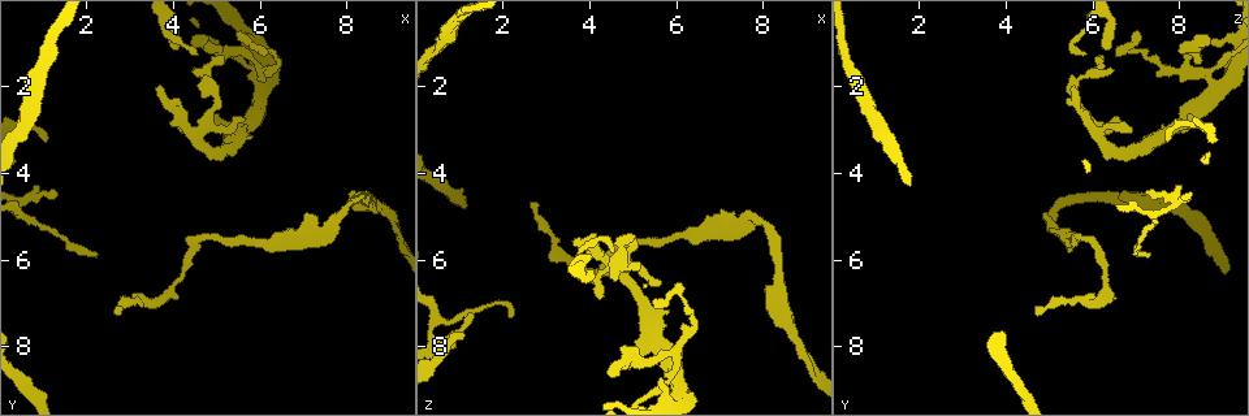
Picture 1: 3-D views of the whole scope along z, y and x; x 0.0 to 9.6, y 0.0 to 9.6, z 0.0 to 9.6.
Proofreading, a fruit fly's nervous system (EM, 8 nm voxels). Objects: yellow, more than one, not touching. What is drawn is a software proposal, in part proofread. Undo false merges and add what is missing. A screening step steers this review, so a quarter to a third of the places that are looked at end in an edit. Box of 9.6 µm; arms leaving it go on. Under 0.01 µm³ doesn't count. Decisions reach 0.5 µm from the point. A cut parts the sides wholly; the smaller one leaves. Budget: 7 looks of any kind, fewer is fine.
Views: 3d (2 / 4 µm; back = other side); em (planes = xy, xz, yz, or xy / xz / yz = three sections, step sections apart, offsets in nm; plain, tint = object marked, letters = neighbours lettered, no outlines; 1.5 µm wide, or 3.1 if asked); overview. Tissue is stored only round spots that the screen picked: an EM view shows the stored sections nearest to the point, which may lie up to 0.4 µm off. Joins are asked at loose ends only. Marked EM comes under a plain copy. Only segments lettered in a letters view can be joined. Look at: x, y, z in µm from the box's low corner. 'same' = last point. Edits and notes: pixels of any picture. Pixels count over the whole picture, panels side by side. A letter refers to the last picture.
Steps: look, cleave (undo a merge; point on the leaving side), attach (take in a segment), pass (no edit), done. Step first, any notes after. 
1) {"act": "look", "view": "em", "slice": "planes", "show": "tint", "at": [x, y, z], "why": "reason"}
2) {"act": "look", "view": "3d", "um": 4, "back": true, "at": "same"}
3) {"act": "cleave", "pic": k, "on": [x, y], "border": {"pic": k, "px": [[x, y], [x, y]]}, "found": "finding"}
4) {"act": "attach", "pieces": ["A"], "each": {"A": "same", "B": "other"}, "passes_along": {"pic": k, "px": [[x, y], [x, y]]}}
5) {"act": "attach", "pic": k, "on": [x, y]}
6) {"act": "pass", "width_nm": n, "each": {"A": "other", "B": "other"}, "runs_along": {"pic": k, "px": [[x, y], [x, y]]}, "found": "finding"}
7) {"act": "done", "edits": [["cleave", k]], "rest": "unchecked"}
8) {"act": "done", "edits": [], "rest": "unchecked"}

{"act": "look", "view": "em", "slice": "xy", "step": 8, "show": "tint", "at": [6.05, 2.05, 8.95], "why": "four-way junction"}

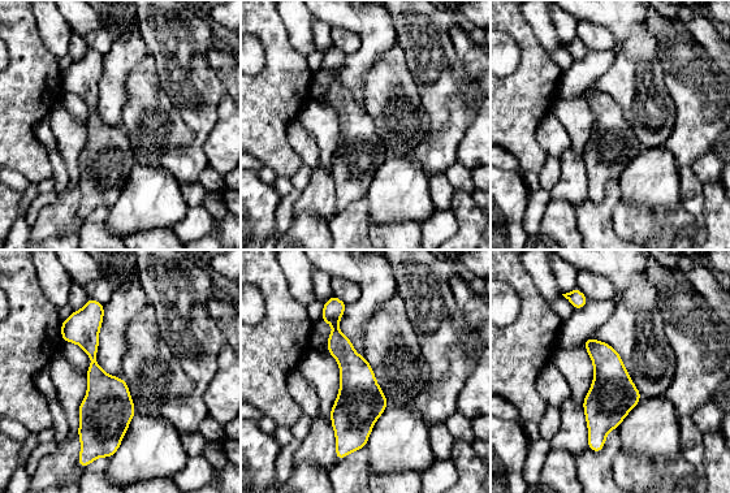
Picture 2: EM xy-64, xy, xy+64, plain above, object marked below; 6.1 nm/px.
{"act": "look", "view": "em", "slice": "planes", "show": "letters", "at": "same", "why": "cut it another way"}

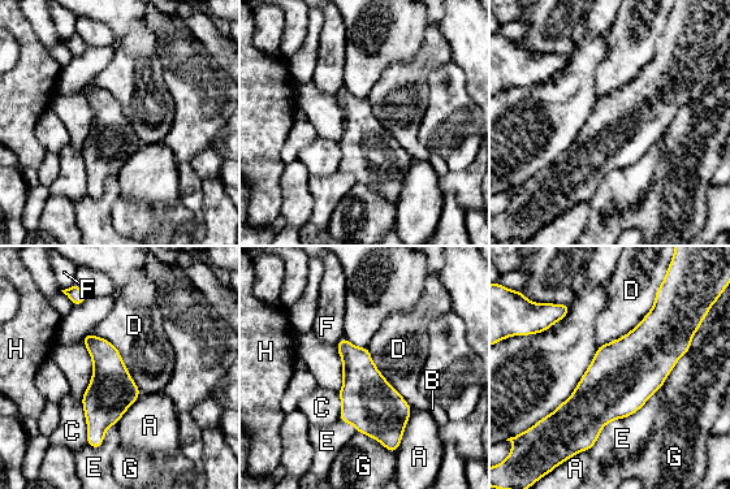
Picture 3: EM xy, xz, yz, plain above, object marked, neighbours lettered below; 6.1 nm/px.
{"act": "pass", "width_nm": 220, "each": {"A": "other", "B": "other", "C": "other", "D": "other", "E": "other", "F": "other", "G": "other", "H": "other"}, "border": {"pic": 3, "px": [[660, 285], [652, 308], [597, 347]]}, "found": "all the same neuron"}

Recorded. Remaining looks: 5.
{"act": "look", "view": "3d", "um": 2, "at": [5.40, 0.75, 7.00], "why": "tapers out"}

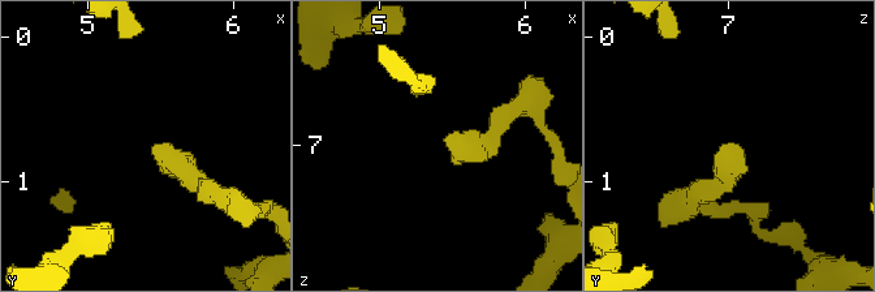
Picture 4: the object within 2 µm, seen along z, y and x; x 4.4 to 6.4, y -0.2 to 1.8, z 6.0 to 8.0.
{"act": "look", "view": "em", "slice": "planes", "show": "tint", "at": [5.44, 0.74, 6.92], "why": "now the EM"}

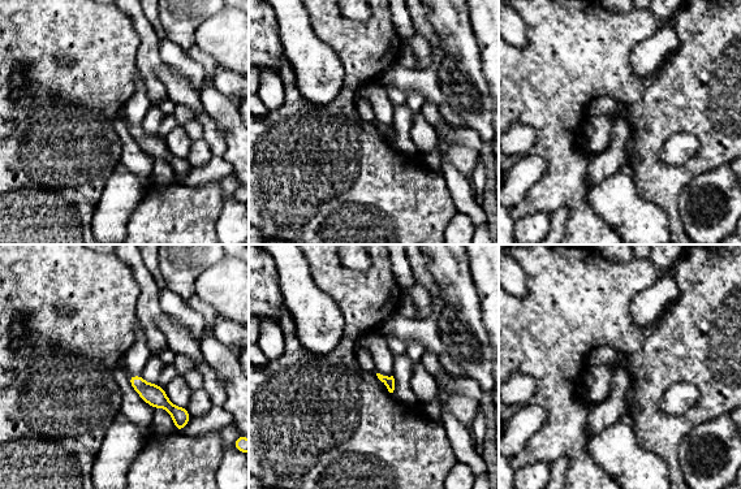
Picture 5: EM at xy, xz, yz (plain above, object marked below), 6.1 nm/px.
{"act": "look", "view": "em", "slice": "planes", "show": "letters", "at": "same"}

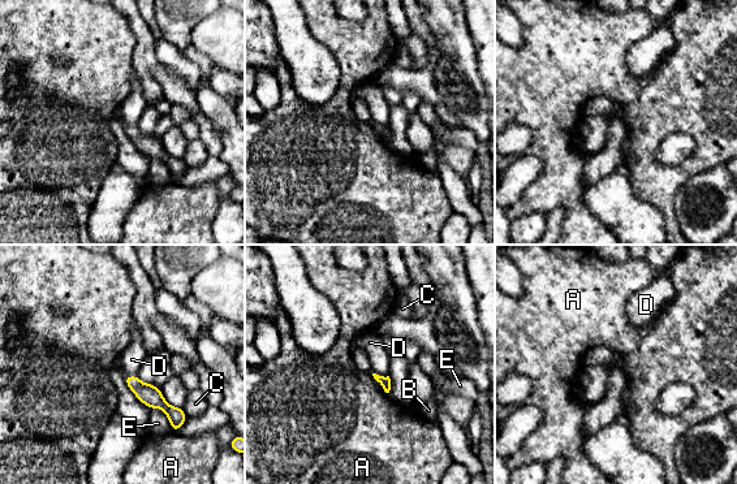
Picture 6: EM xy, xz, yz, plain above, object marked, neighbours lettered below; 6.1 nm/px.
{"act": "pass", "longest_contact_nm": ["E", 190], "each": {"A": "other", "B": "other", "C": "other", "D": "other", "E": "other"}, "border": {"pic": 6, "px": [[373, 372], [388, 376]]}, "found": "none of them fits"}

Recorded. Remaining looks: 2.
{"act": "look", "view": "3d", "um": 2, "at": [1.10, 3.20, 7.70], "why": "an open end"}

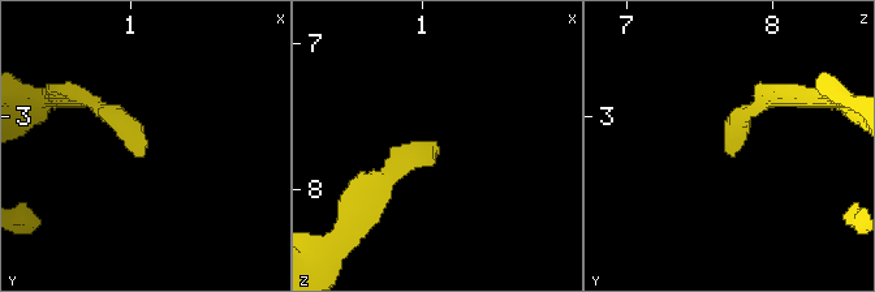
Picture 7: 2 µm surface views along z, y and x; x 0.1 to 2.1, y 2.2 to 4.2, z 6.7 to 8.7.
{"act": "look", "view": "em", "slice": "xz", "step": 8, "show": "letters", "at": [1.08, 3.22, 7.68], "why": "need the tissue"}

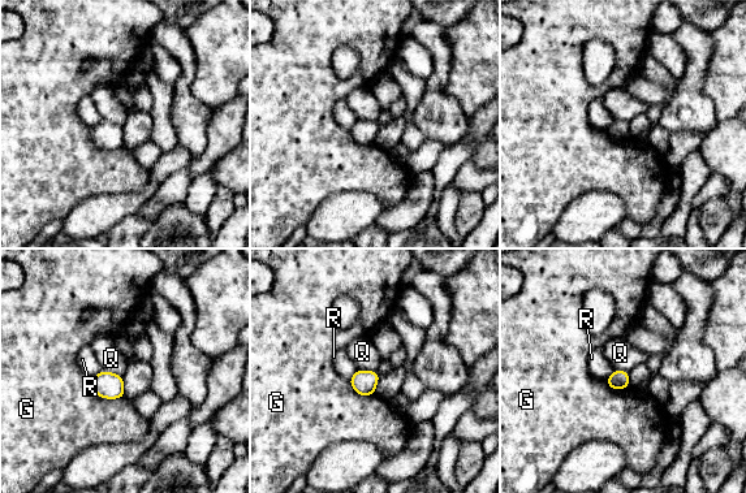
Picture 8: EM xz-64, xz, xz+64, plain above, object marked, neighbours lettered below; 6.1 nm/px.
{"act": "pass", "each": {"G": "other", "Q": "other", "R": "other"}, "found": "no lettered segment goes on from it"}

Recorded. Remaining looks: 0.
{"act": "done", "edits": [], "rest": "unchecked"}

